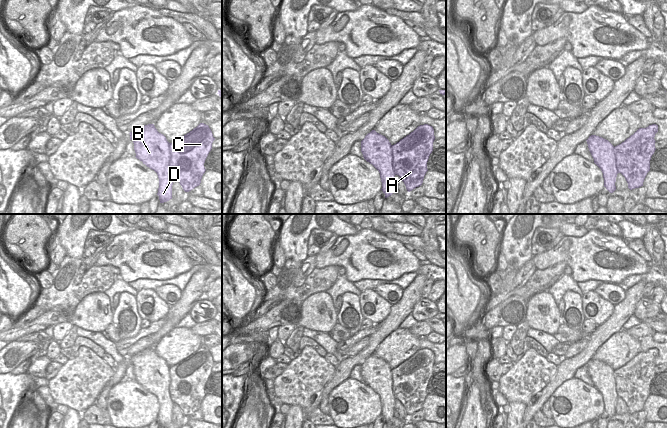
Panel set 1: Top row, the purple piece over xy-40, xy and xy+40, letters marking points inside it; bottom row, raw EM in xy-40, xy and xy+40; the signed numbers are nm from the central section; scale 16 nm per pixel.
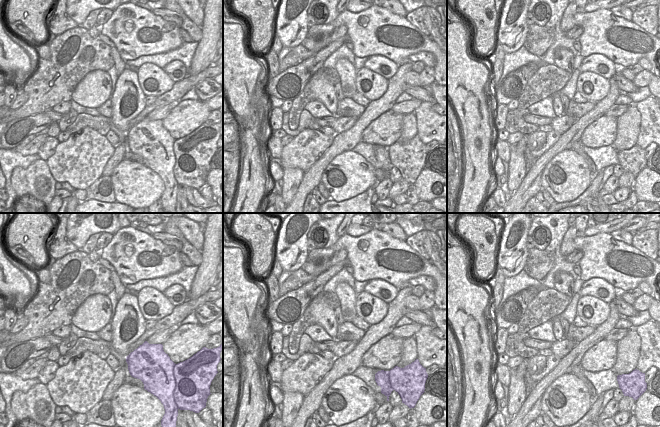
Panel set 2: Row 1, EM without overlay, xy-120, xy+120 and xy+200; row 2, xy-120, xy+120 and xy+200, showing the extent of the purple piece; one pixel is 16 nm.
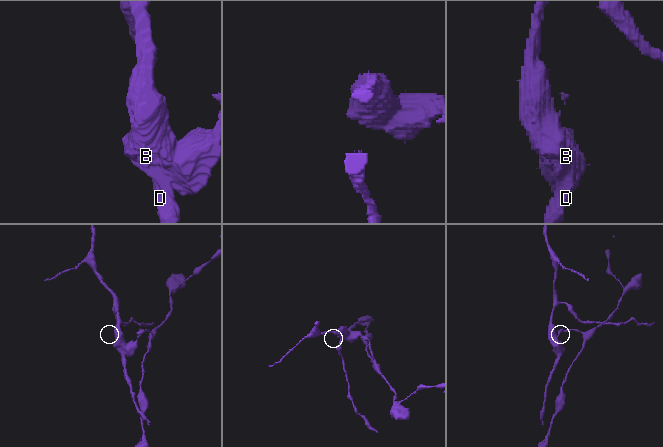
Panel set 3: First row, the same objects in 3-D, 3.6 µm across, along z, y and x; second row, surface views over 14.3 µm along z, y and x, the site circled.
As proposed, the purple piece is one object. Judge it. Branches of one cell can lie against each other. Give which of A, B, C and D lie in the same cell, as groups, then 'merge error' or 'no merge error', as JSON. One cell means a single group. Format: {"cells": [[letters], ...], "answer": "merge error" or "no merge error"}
{"cells": [["A", "C"], ["B", "D"]], "answer": "merge error"}

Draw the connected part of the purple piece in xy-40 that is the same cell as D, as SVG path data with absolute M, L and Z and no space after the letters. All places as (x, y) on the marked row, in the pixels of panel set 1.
M154 124L142 126L129 134L134 143L135 157L158 175L157 195L160 203L169 201L172 199L173 185L173 177L169 169L170 143L163 134L157 131Z

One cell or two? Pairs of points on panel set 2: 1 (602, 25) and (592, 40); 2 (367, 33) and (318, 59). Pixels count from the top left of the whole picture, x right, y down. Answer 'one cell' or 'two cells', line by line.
1: one cell
2: two cells

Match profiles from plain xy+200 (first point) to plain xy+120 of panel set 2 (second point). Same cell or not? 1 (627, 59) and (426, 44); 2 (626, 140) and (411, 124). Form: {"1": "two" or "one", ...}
{"1": "one", "2": "one"}

